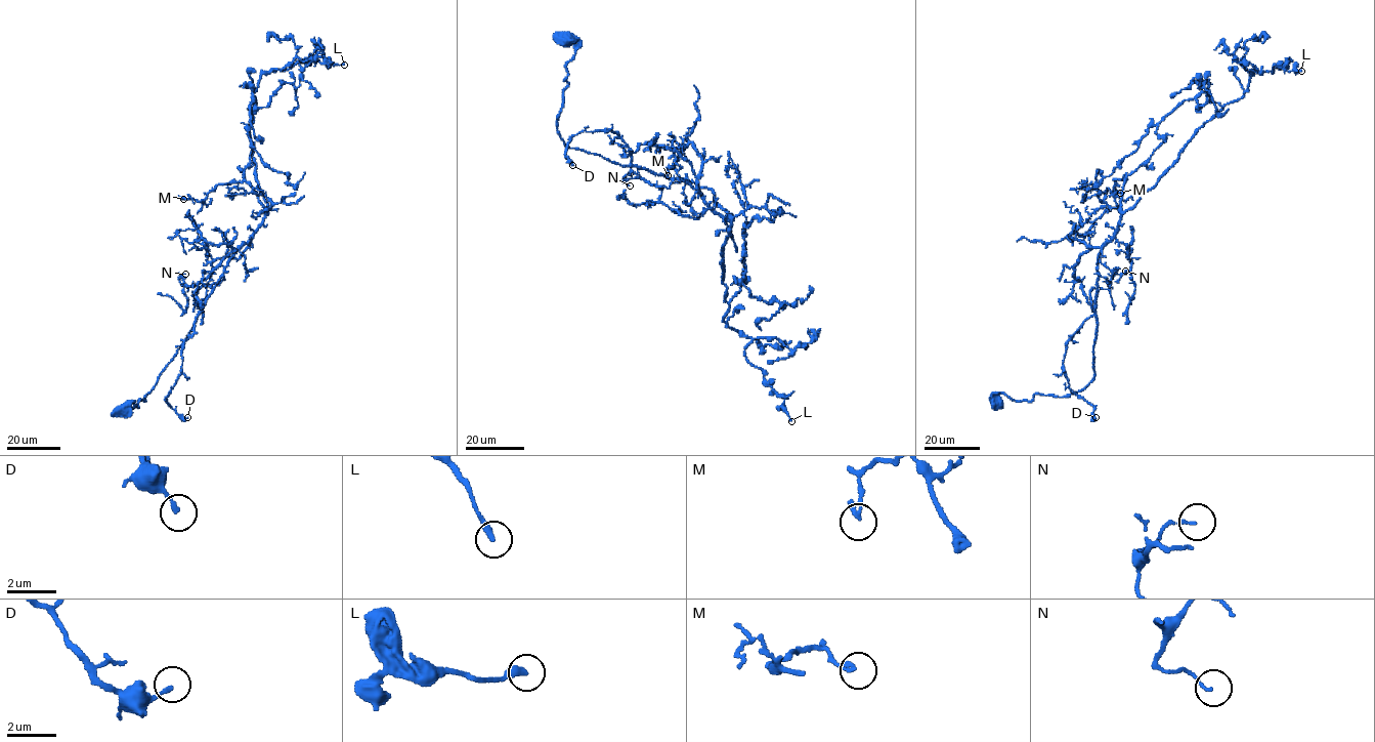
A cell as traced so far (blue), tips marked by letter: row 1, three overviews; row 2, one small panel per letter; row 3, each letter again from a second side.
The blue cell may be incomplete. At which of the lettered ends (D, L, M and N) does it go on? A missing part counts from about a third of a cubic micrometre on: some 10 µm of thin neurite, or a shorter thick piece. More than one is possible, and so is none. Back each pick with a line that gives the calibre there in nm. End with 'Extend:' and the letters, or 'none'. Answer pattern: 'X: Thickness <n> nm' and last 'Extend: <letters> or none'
Extend: none

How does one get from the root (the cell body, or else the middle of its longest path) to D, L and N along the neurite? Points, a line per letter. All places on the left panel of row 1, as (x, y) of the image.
D: (124, 411), (131, 401), (133, 408), (146, 401), (197, 318), (166, 398), (187, 417)
L: (124, 411), (146, 401), (228, 258), (268, 212), (249, 130), (260, 75), (300, 62), (344, 65)
N: (124, 411), (131, 401), (133, 408), (146, 401), (224, 279), (187, 287), (179, 278), (185, 274)

